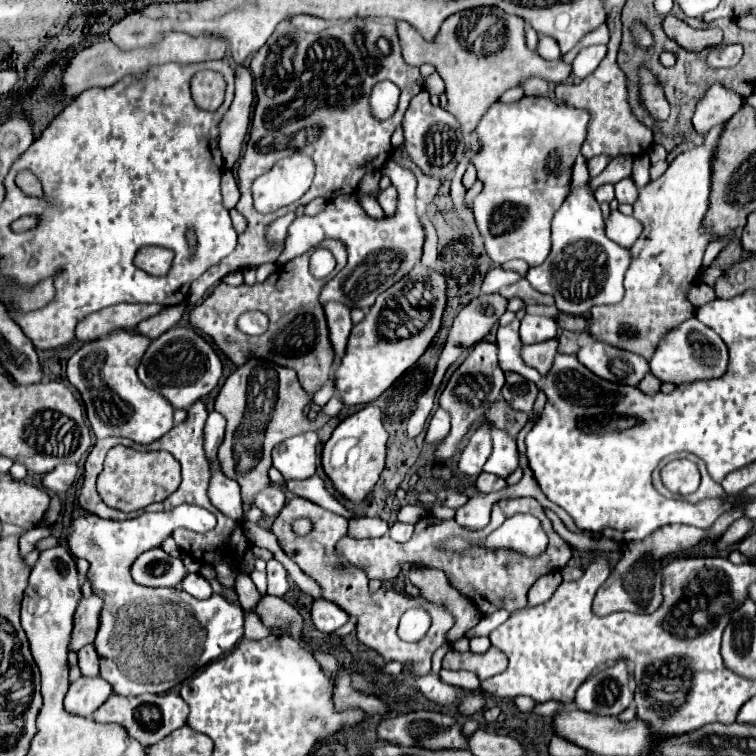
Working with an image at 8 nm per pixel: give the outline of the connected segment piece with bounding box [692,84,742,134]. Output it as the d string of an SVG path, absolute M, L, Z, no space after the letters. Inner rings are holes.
M714 84L712 90L708 90L706 96L696 106L696 114L692 118L696 132L706 134L708 128L712 128L714 124L720 124L720 122L728 120L732 114L736 114L740 106L742 106L742 100L738 94L732 96L732 92L728 88Z

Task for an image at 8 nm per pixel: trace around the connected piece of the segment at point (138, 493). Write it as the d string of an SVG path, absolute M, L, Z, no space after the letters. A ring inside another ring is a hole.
M114 446L106 460L104 470L98 476L100 498L122 512L136 512L148 504L162 502L180 486L180 462L164 450L158 452L138 452L126 446Z

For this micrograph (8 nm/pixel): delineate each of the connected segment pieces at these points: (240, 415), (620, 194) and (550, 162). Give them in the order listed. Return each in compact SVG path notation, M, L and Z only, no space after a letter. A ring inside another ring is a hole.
M248 360L236 368L216 396L214 408L226 418L226 436L218 448L218 460L224 476L236 480L242 488L242 502L252 504L256 492L268 488L268 470L272 466L272 448L290 436L308 430L320 430L330 416L318 413L315 420L304 415L310 396L302 390L296 372L262 360Z
M624 178L624 180L616 182L614 188L616 188L616 200L618 200L620 204L634 204L634 202L636 202L636 198L638 198L638 188L636 188L636 184L632 182L632 178Z
M524 96L518 102L496 102L480 120L475 132L480 138L482 150L472 158L478 170L478 180L484 182L482 192L474 198L472 210L484 238L486 254L496 264L504 264L514 258L526 260L530 266L542 264L550 254L550 222L554 212L562 206L570 190L572 166L580 154L580 146L586 138L588 112L570 110L566 104L556 104L544 96Z

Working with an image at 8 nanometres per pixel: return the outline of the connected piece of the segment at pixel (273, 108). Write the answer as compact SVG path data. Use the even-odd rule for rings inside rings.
M290 18L282 20L276 32L270 36L268 44L260 48L252 58L250 70L256 84L258 102L250 128L250 140L238 166L238 188L242 196L236 204L236 210L246 218L248 226L244 234L238 236L238 246L234 252L204 272L200 280L192 282L188 296L190 304L202 300L204 294L228 272L242 270L252 264L260 266L264 262L276 262L280 250L270 250L264 236L266 226L272 220L294 212L300 204L308 204L318 196L324 200L334 200L340 194L354 194L358 182L366 172L382 168L392 150L392 132L402 124L402 116L410 100L424 86L420 70L408 66L402 60L396 26L392 22L380 22L376 18L340 20L338 26L328 26L320 34L340 44L328 44L326 40L300 40L300 32L292 28ZM382 80L392 80L402 92L398 110L388 120L374 118L368 104L372 88ZM292 154L306 154L316 162L316 178L312 182L312 188L300 202L290 204L274 214L256 212L250 194L254 178L268 172L280 158Z

